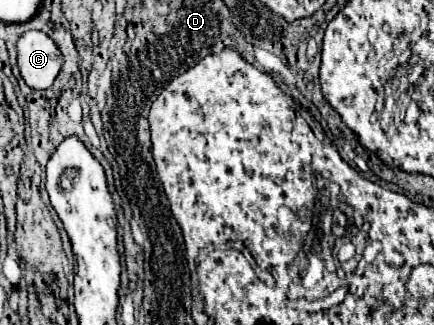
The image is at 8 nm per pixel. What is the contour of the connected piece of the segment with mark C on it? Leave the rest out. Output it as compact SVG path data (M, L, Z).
M26 31L18 43L18 71L30 89L48 89L62 67L56 43L42 31Z

